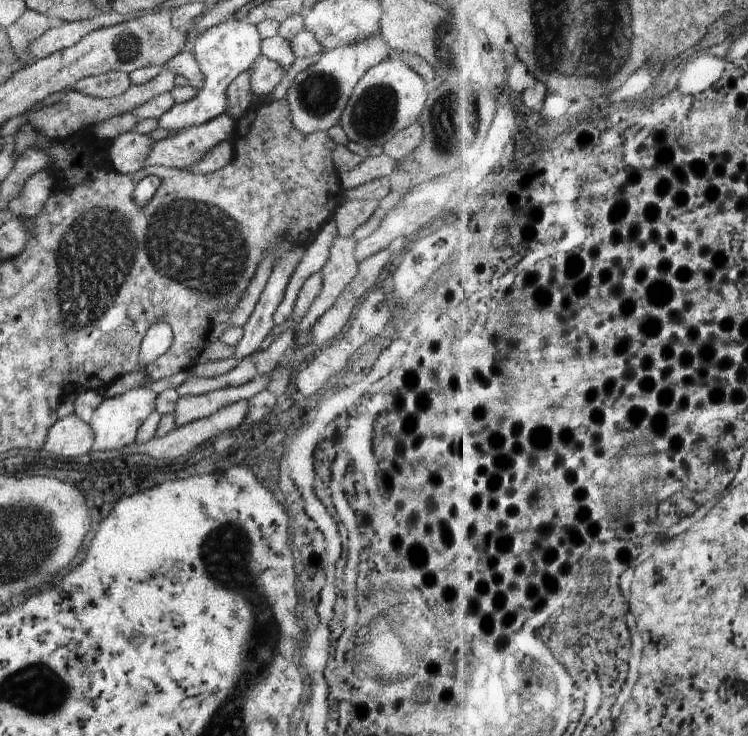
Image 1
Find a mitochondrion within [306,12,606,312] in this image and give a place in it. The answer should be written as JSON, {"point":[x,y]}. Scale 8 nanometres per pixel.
{"point":[374,115]}

